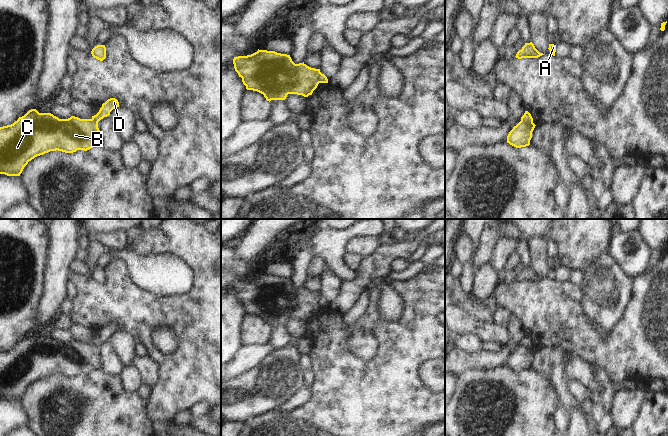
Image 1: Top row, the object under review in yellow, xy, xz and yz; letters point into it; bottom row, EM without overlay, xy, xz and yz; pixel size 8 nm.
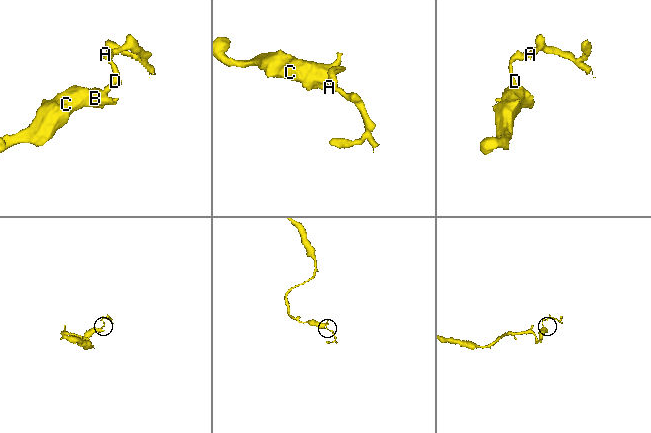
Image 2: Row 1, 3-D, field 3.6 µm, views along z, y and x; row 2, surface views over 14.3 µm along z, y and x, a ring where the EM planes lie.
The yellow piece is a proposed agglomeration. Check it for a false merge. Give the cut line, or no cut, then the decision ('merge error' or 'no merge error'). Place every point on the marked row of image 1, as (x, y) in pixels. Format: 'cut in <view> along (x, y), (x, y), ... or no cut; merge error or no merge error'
cut in yz along (521, 120), (527, 124), (532, 123); merge error

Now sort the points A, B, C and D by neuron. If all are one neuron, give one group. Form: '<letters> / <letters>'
A D / B C

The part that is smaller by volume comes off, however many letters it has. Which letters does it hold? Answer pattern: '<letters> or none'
A, D

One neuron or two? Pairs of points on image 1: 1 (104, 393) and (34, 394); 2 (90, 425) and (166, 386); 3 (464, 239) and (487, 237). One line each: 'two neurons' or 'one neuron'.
1: one neuron
2: two neurons
3: two neurons

